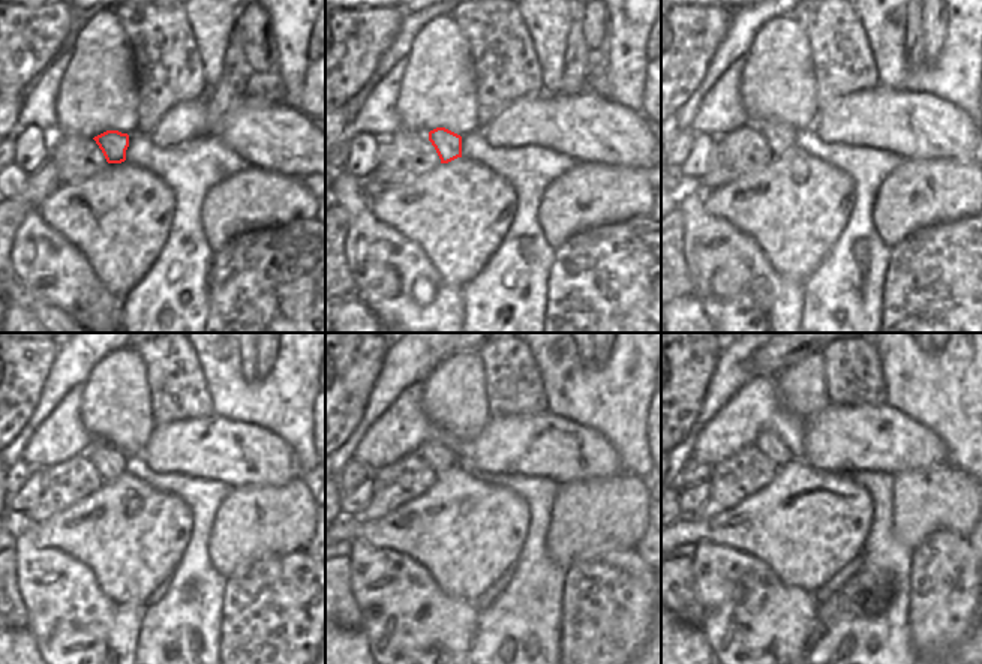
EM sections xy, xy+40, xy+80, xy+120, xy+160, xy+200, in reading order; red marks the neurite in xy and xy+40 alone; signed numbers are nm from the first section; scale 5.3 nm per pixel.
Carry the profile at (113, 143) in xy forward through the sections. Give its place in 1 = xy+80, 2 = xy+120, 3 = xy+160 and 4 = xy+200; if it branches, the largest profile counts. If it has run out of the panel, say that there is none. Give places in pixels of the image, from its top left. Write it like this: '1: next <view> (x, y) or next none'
1: next xy+80 (780, 135)
2: next xy+120 (108, 462)
3: next xy+160 (441, 459)
4: next xy+200 (768, 442)

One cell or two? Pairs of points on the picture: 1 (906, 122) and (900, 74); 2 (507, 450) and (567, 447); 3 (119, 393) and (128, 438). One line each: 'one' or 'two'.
1: two
2: one
3: one

